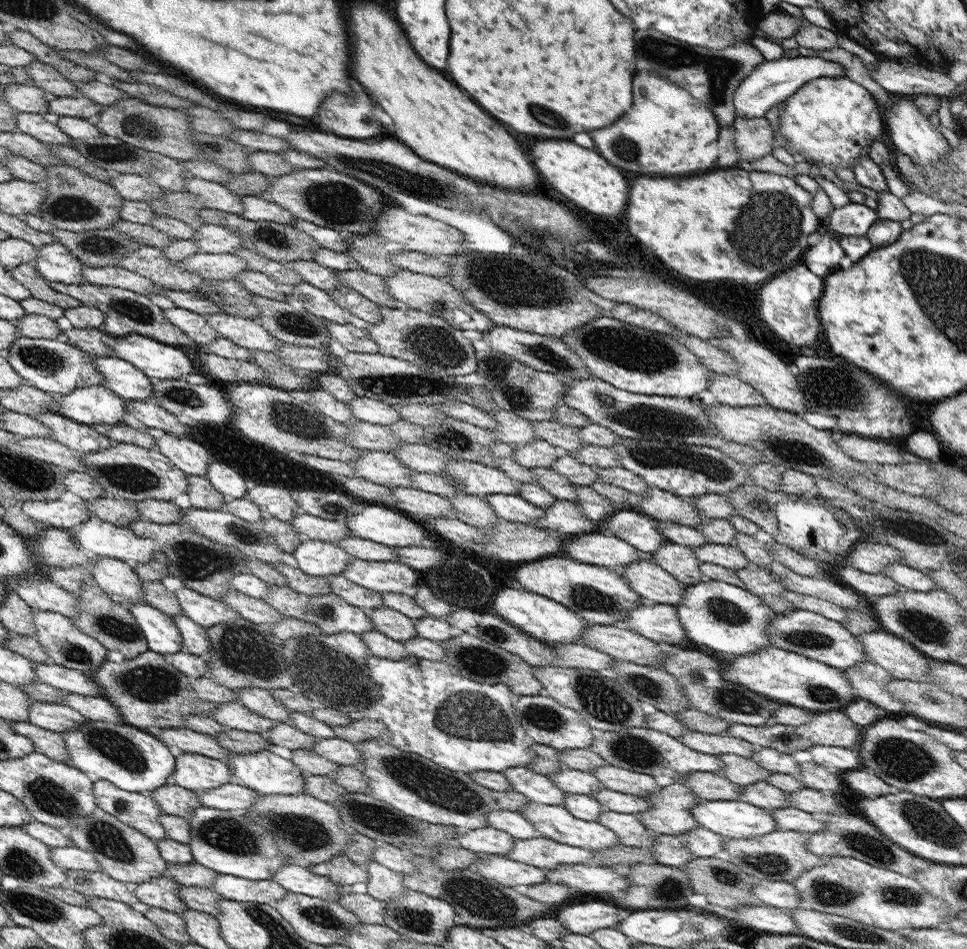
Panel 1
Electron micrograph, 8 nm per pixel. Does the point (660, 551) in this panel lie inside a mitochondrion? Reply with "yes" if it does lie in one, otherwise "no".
no

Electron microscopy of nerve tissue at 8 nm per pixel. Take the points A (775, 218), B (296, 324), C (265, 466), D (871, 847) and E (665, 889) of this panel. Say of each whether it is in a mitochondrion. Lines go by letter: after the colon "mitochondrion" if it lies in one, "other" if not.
A: mitochondrion
B: mitochondrion
C: mitochondrion
D: mitochondrion
E: mitochondrion

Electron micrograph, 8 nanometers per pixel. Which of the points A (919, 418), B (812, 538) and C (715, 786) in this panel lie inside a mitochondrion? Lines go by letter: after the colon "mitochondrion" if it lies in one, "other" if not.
A: other
B: other
C: other

